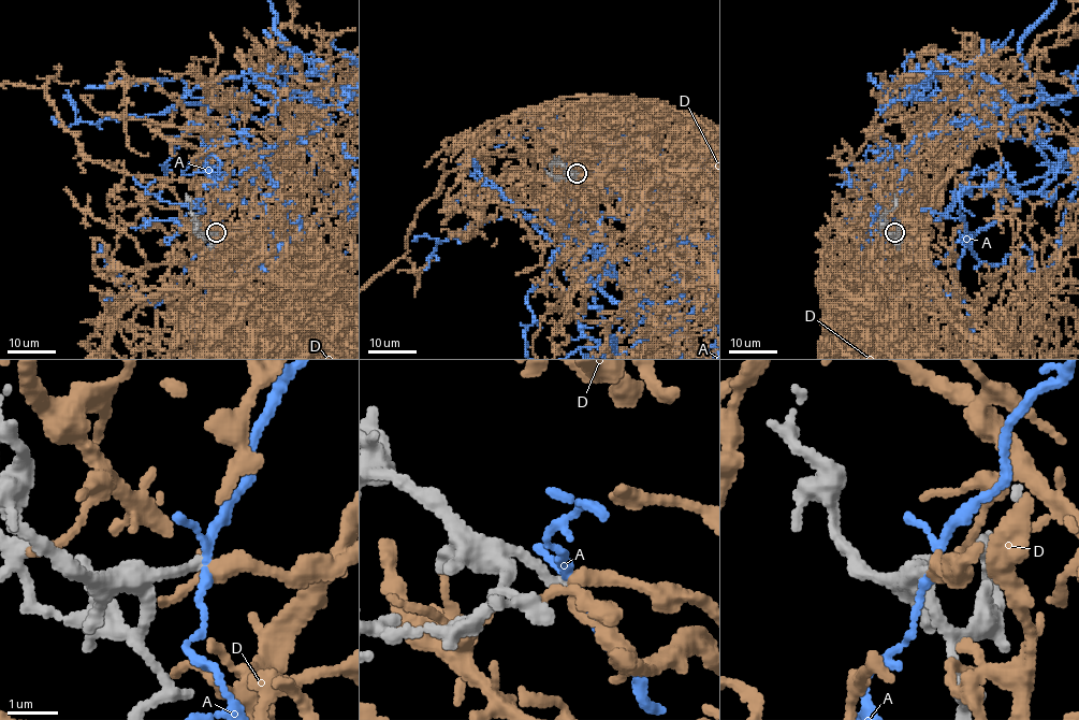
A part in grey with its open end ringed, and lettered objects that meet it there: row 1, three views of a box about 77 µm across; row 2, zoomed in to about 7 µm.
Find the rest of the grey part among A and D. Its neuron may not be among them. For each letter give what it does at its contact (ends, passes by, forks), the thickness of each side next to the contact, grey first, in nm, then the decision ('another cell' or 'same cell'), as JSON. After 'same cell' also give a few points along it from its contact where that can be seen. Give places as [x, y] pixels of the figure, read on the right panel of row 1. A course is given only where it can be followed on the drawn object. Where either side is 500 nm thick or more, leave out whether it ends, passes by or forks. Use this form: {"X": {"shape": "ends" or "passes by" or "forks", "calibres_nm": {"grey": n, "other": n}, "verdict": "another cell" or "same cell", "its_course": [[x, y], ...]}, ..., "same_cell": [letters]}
{"A": {"shape": "forks", "calibres_nm": {"grey": 200, "other": 130}, "verdict": "another cell"}, "D": {"shape": "ends", "calibres_nm": {"grey": 200, "other": 360}, "verdict": "same cell"}, "same_cell": ["D"]}

